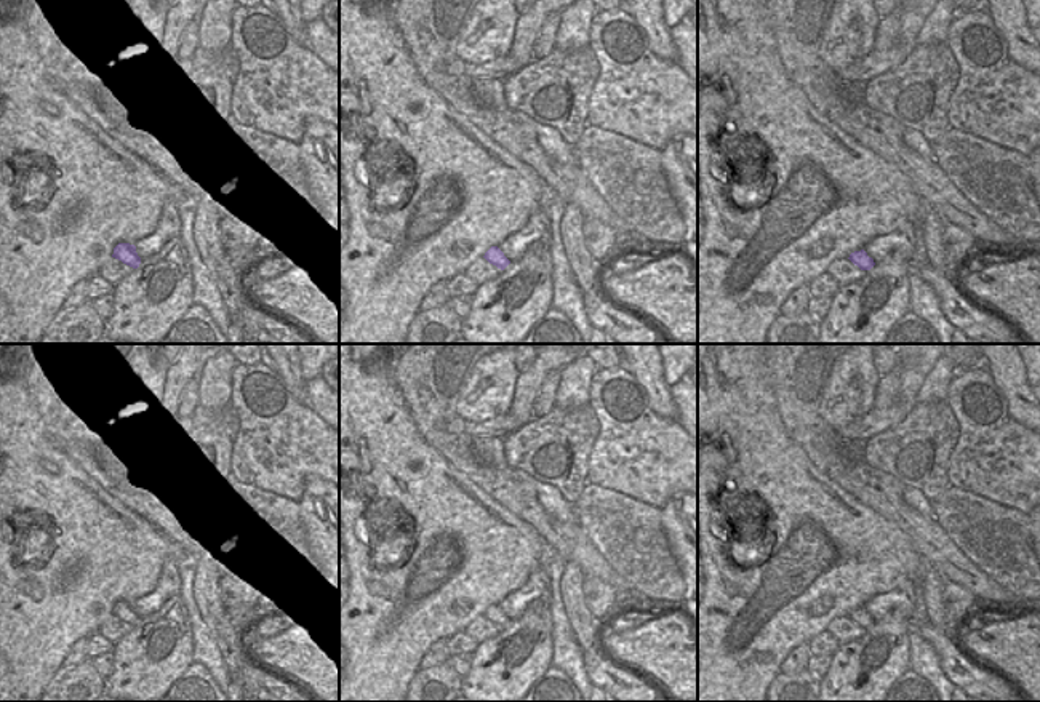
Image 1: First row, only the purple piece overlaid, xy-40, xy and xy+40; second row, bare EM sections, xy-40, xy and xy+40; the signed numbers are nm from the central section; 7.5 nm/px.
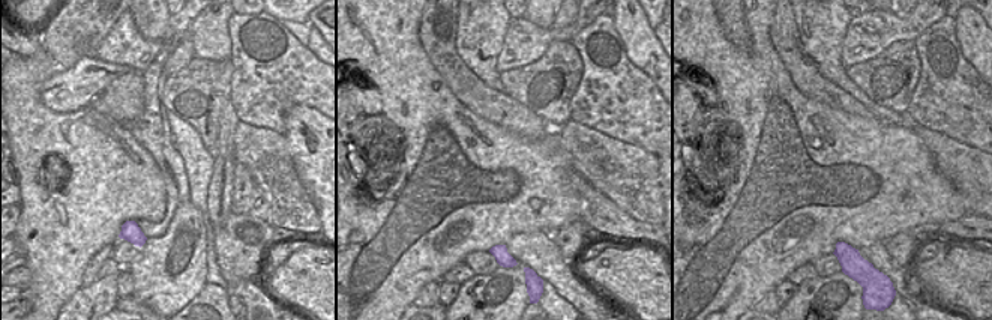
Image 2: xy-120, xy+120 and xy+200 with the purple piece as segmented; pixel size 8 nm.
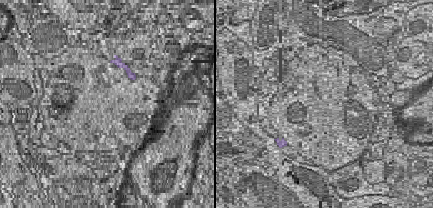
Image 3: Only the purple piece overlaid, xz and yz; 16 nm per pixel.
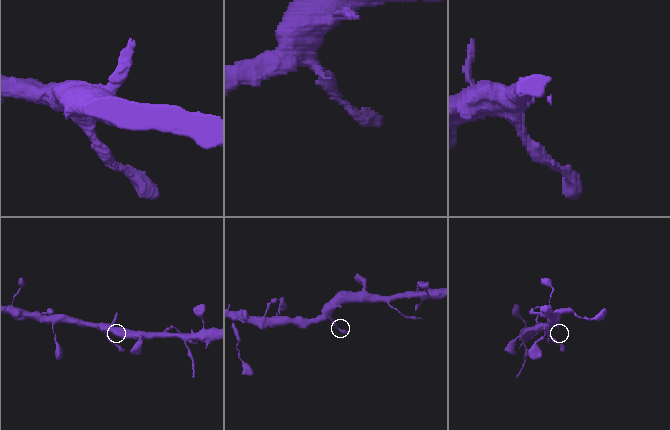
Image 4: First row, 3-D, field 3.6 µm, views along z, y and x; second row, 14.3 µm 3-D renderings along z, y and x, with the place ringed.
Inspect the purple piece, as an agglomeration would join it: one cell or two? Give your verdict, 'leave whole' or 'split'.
leave whole

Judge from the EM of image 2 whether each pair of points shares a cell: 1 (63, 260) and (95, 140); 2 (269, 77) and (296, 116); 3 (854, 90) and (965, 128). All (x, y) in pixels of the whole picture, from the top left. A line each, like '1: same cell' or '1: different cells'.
1: same cell
2: different cells
3: different cells

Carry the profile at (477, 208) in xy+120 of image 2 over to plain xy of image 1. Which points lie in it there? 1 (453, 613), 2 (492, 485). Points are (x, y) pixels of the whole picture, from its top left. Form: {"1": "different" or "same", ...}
{"1": "same", "2": "different"}

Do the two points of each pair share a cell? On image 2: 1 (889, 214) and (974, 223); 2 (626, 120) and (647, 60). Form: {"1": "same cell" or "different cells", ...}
{"1": "different cells", "2": "different cells"}

